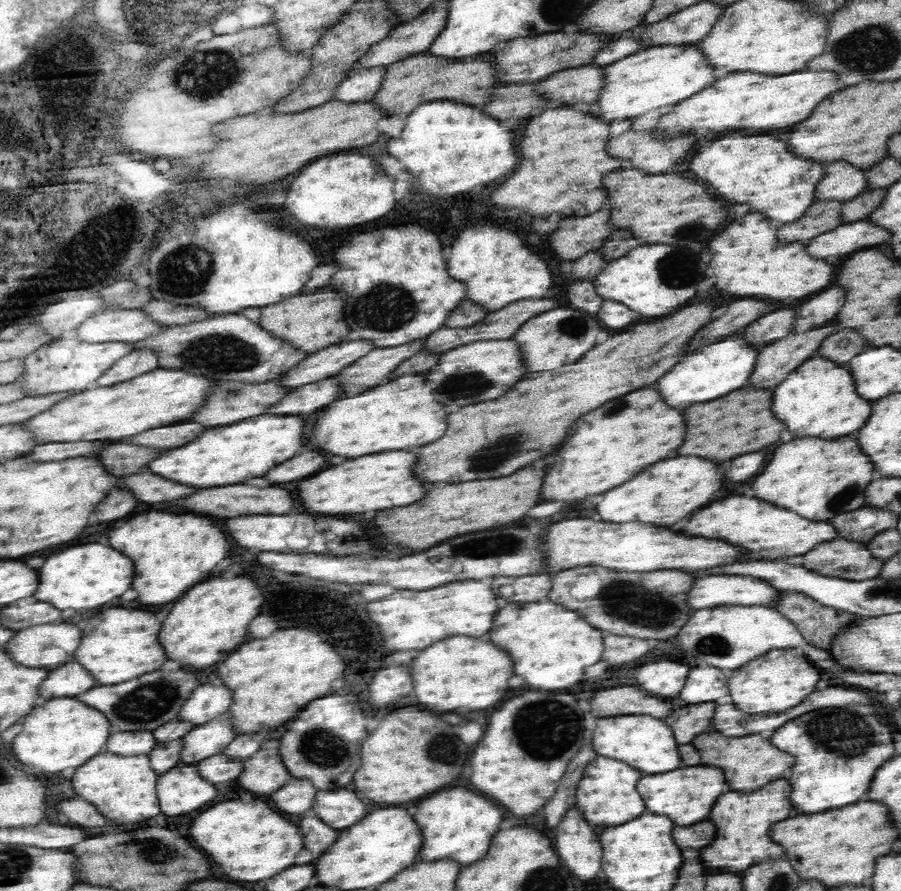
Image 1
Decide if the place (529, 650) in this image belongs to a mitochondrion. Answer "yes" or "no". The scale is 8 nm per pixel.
no

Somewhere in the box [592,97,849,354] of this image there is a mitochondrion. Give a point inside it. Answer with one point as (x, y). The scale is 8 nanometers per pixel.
(673, 270)

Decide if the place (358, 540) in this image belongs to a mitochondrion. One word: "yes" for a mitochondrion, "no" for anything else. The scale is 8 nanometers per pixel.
yes

